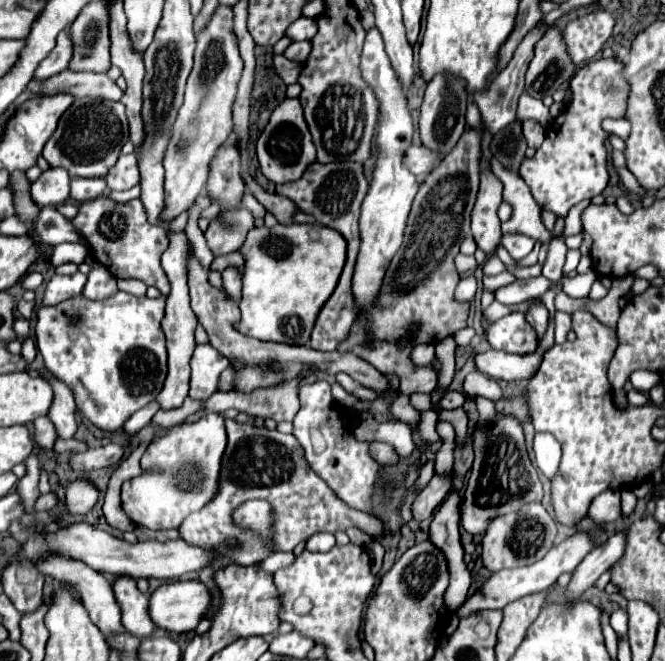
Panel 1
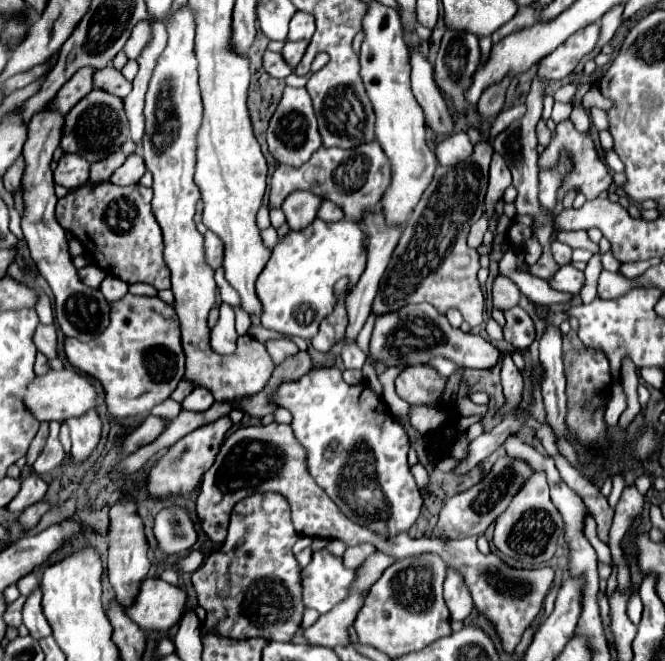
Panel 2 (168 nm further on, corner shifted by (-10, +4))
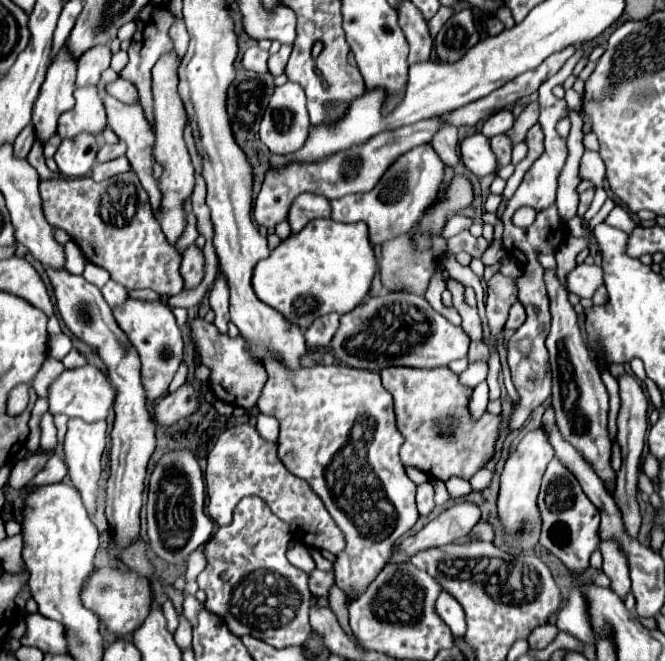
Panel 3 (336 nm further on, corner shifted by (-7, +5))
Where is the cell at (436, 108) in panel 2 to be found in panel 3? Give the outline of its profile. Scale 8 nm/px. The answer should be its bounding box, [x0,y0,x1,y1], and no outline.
[432,124,460,166]

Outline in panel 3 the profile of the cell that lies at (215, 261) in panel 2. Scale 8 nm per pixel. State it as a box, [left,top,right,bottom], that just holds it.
[180,244,204,290]

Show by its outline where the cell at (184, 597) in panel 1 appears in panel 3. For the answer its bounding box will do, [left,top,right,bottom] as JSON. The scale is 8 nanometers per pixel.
[80,568,150,638]

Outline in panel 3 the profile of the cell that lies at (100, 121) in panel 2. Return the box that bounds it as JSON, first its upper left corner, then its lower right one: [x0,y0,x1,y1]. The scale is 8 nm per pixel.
[58,86,106,138]

